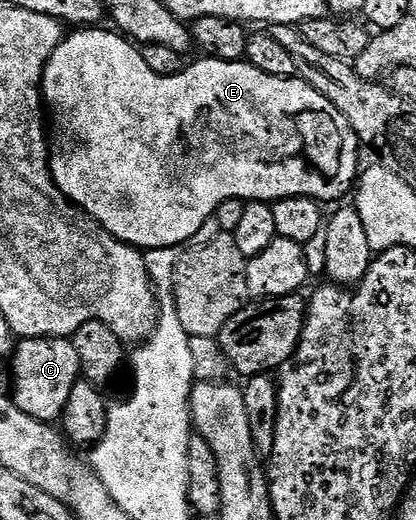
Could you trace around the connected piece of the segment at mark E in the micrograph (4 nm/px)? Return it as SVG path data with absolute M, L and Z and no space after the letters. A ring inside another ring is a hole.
M87 26L82 30L72 31L75 32L72 36L71 33L64 35L63 41L57 46L57 50L53 50L49 62L43 67L41 95L50 119L52 116L59 127L49 136L51 176L55 184L80 210L88 212L122 244L131 244L140 250L179 248L191 242L186 240L196 239L201 226L205 226L205 222L212 219L215 211L227 200L274 202L290 196L308 196L310 200L328 202L327 200L339 200L347 191L352 191L361 172L360 142L355 131L349 126L345 114L341 114L341 110L337 110L337 106L333 106L329 98L317 94L317 90L313 90L313 86L309 86L304 80L290 76L277 78L246 62L225 62L214 58L203 58L207 60L199 60L196 64L188 63L175 76L159 76L145 64L142 51L132 41L118 31L110 31L106 32L103 26Z

